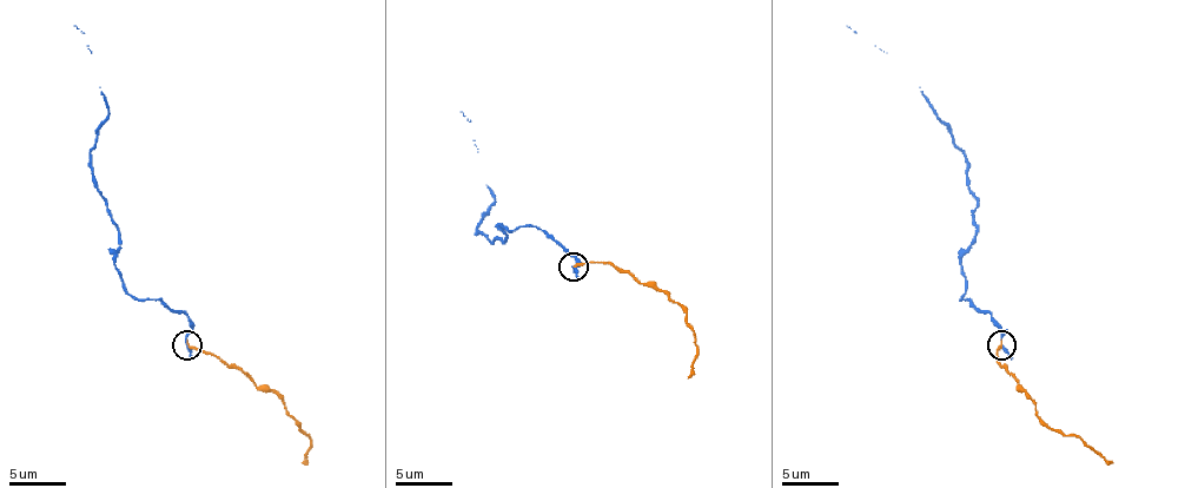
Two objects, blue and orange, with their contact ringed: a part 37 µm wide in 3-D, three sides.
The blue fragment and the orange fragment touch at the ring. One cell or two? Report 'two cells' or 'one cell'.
two cells

